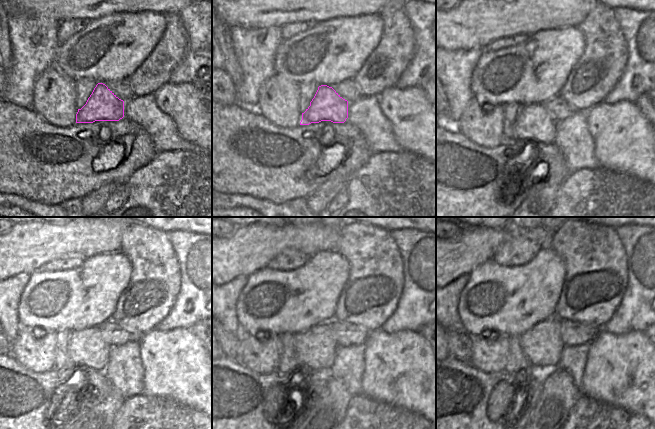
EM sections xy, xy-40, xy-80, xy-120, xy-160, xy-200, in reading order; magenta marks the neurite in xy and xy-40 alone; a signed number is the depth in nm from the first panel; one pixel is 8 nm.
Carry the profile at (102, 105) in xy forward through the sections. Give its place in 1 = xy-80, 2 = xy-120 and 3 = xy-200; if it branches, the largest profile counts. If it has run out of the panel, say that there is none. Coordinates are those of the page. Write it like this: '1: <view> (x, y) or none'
1: xy-80 (533, 123)
2: xy-120 (87, 348)
3: xy-200 (542, 345)

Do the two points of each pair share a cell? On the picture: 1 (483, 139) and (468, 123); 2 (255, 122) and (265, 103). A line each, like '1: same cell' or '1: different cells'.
1: same cell
2: different cells

